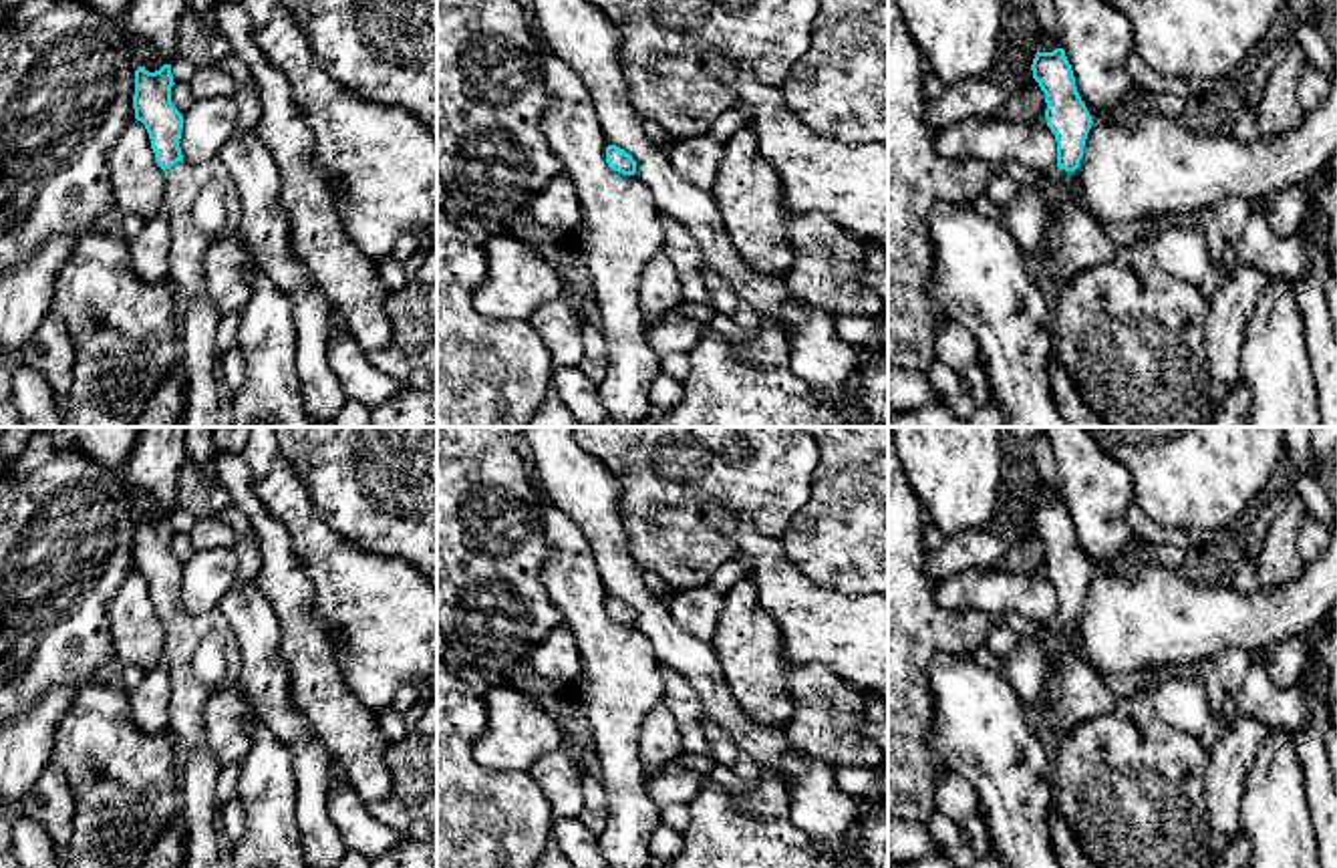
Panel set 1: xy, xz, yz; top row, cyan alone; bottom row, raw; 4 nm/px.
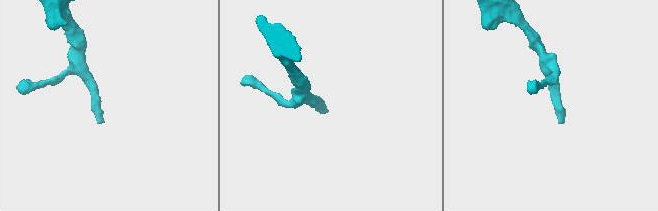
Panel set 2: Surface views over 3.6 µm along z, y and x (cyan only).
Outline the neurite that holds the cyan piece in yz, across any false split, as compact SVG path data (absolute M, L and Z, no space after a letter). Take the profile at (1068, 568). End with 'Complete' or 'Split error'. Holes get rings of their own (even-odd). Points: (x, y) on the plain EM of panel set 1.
M1055 499L1053 503L1037 501L1031 522L1045 544L1045 570L1057 592L1057 616L1045 628L1061 636L1065 628L1077 628L1075 620L1083 608L1093 572L1077 544L1075 528L1063 499Z. Split error

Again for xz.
M616 596L606 598L606 614L610 620L622 624L622 626L634 626L636 624L636 612L632 606L628 606L624 600Z. Complete

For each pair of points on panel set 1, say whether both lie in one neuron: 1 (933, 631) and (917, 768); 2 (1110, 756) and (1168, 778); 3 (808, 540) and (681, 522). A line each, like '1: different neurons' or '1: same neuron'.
1: same neuron
2: same neuron
3: different neurons

